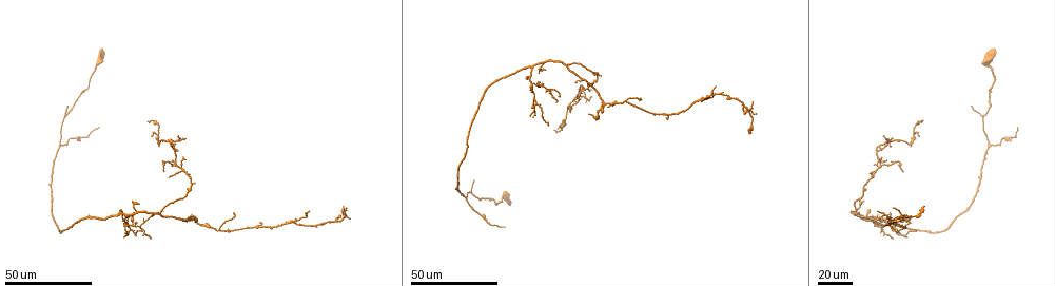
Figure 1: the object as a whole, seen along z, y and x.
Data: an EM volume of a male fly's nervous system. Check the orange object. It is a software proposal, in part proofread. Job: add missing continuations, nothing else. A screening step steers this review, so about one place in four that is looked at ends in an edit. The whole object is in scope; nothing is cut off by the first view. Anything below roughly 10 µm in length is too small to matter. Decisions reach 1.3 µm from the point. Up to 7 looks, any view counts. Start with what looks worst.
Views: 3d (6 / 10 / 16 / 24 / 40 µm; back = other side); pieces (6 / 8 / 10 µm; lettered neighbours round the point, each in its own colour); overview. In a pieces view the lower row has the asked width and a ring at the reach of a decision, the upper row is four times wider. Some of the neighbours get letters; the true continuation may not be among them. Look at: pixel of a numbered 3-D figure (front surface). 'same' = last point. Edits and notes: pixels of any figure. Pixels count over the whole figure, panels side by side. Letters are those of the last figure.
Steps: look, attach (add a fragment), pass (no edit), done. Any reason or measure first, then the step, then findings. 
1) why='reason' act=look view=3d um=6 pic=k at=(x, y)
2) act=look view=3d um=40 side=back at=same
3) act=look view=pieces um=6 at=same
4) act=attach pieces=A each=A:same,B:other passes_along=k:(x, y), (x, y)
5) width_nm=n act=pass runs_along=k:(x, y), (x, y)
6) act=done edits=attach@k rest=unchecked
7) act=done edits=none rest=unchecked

why='branch stops here' act=look view=3d um=40 pic=1 at=(66, 104)

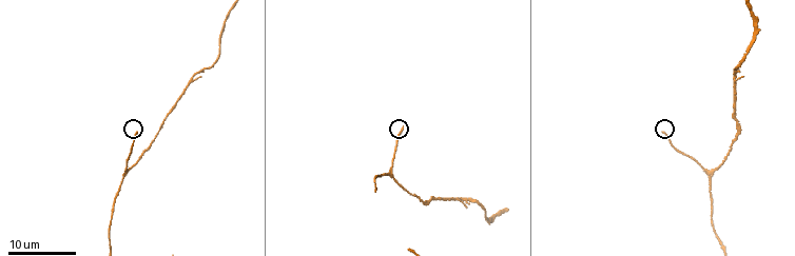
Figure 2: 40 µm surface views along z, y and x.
why='see the neighbours' act=look view=pieces um=6 pic=2 at=(662, 132)

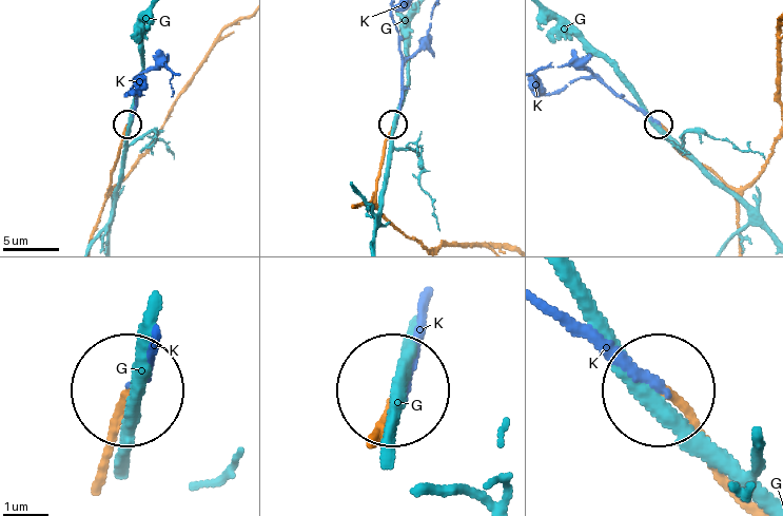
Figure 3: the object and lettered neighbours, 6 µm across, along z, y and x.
act=attach pieces=K each=G:other,K:same found='the neuron continues'

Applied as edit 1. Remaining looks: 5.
why='free end' act=look view=3d um=40 pic=1 at=(530, 115)

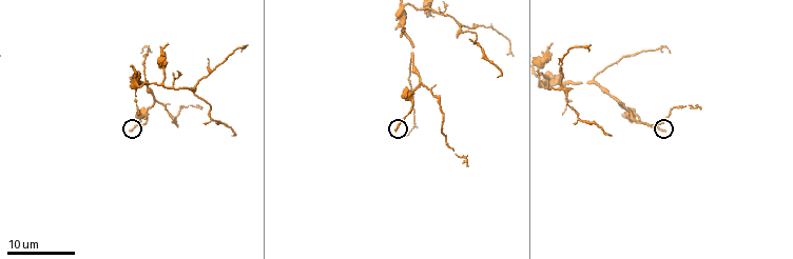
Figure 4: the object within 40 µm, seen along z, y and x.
act=look view=pieces um=8 pic=4 at=(664, 130)

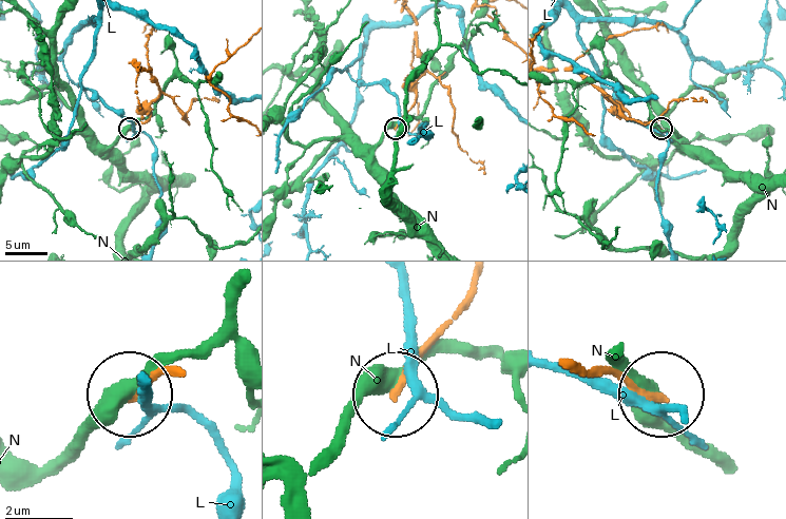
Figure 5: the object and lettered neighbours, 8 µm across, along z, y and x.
act=pass each=L:other,N:other runs_along=5:(587, 366), (660, 395) found='no lettered fragment goes on from it'

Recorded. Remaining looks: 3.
why='free end' act=look view=3d um=24 pic=1 at=(863, 200)

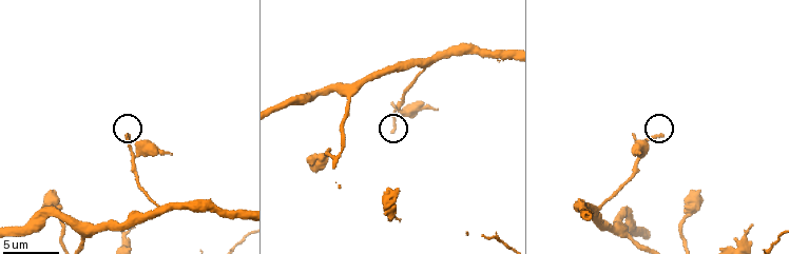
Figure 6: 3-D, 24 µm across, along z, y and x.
act=look view=pieces um=8 pic=6 at=(662, 137)

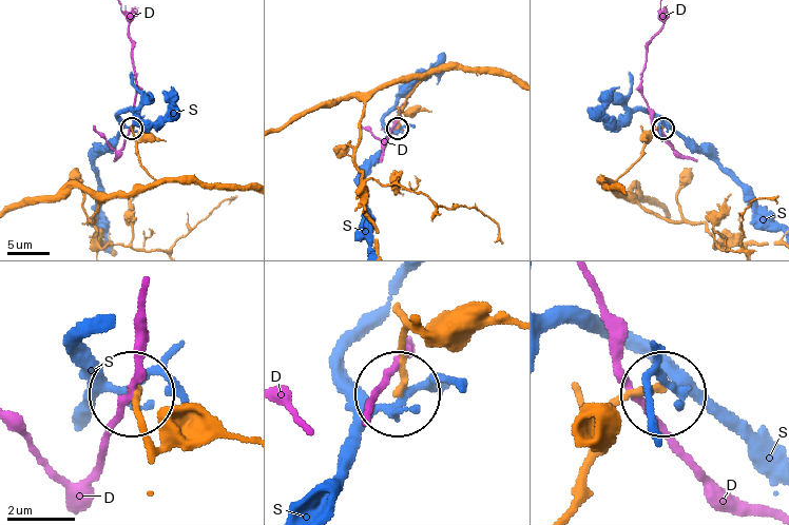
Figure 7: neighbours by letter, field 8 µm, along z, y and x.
width_nm=230 act=pass each=D:other,S:other runs_along=7:(418, 319), (404, 343), (398, 391) found='none of them fits'

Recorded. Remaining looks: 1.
act=done edits=attach@3 rest=unchecked

